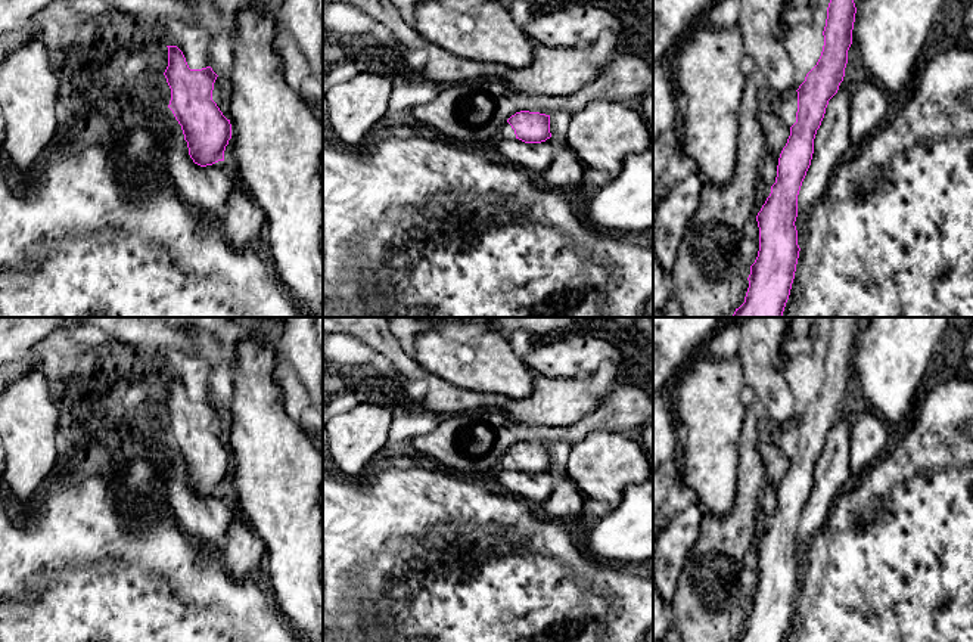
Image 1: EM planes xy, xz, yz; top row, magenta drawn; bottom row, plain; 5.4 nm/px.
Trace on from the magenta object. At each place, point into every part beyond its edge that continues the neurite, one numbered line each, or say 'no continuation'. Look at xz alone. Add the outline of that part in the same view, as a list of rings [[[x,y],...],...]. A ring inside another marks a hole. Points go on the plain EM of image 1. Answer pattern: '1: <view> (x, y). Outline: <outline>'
1: xz (531, 487). Outline: [[[554,468],[541,474],[525,474],[519,469],[500,469],[497,481],[507,494],[525,502],[545,502],[562,474]]]

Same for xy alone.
1: xy (205, 520). Outline: [[[168,438],[158,460],[168,486],[167,511],[203,550],[221,556],[231,521],[230,497],[226,491],[206,497],[195,494],[189,486],[187,472],[184,471],[184,475],[180,477],[175,471],[177,458],[181,459]]]

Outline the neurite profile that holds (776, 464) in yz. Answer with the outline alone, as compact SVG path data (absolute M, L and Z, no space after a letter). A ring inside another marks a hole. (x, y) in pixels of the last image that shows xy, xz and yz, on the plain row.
M770 443L758 444L759 455L764 460L765 483L762 487L761 509L767 518L775 514L778 489L790 466L781 449Z

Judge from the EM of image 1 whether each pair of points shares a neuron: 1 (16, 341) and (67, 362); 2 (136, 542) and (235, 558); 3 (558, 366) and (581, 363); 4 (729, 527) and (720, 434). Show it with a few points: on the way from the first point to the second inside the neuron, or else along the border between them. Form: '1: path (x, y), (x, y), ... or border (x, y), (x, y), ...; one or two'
1: path (28, 341), (47, 343), (55, 350); one
2: border (220, 557), (232, 577), (242, 580), (252, 573); two
3: path (563, 363), (575, 363); one
4: border (736, 478), (733, 506), (724, 515), (705, 514); two

